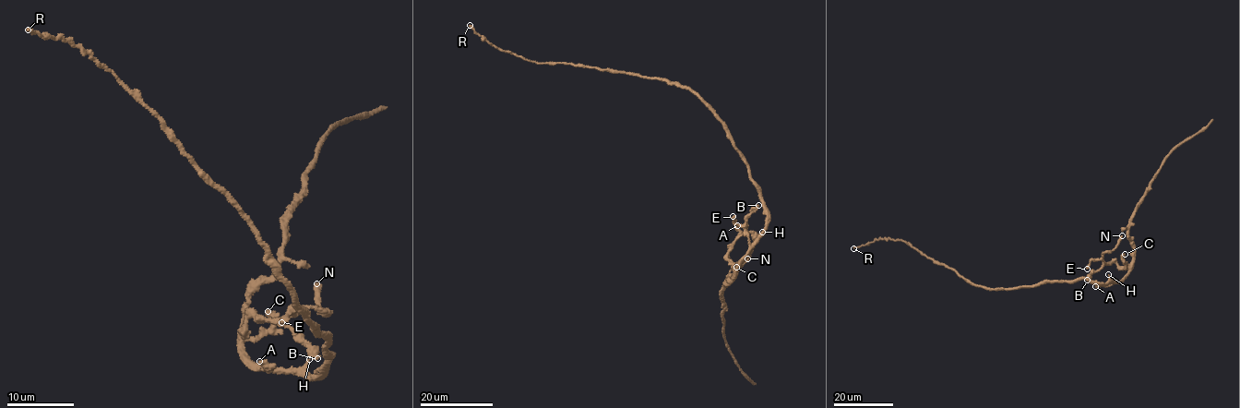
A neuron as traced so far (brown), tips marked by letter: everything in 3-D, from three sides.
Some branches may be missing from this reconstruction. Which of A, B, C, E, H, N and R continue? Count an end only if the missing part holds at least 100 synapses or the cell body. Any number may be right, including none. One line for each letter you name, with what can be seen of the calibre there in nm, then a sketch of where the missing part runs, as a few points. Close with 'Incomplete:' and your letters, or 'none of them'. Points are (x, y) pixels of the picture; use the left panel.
Incomplete: none of them

